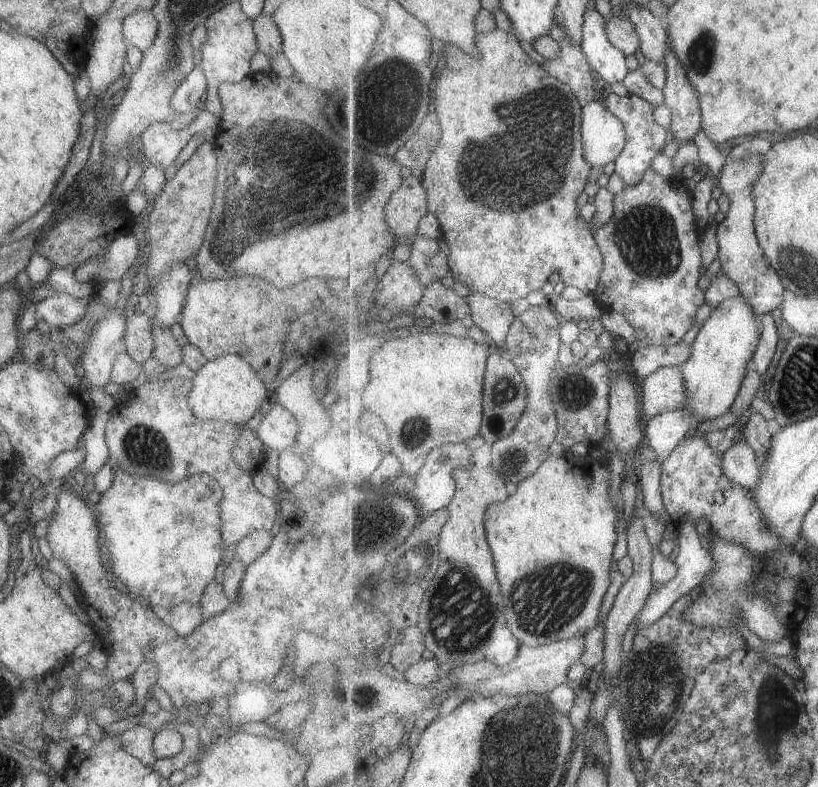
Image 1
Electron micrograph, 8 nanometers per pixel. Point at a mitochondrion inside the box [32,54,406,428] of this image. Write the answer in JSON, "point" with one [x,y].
{"point":[307,175]}

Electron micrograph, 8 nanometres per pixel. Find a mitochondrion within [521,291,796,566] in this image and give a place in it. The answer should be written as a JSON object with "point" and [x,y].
{"point":[574,392]}

